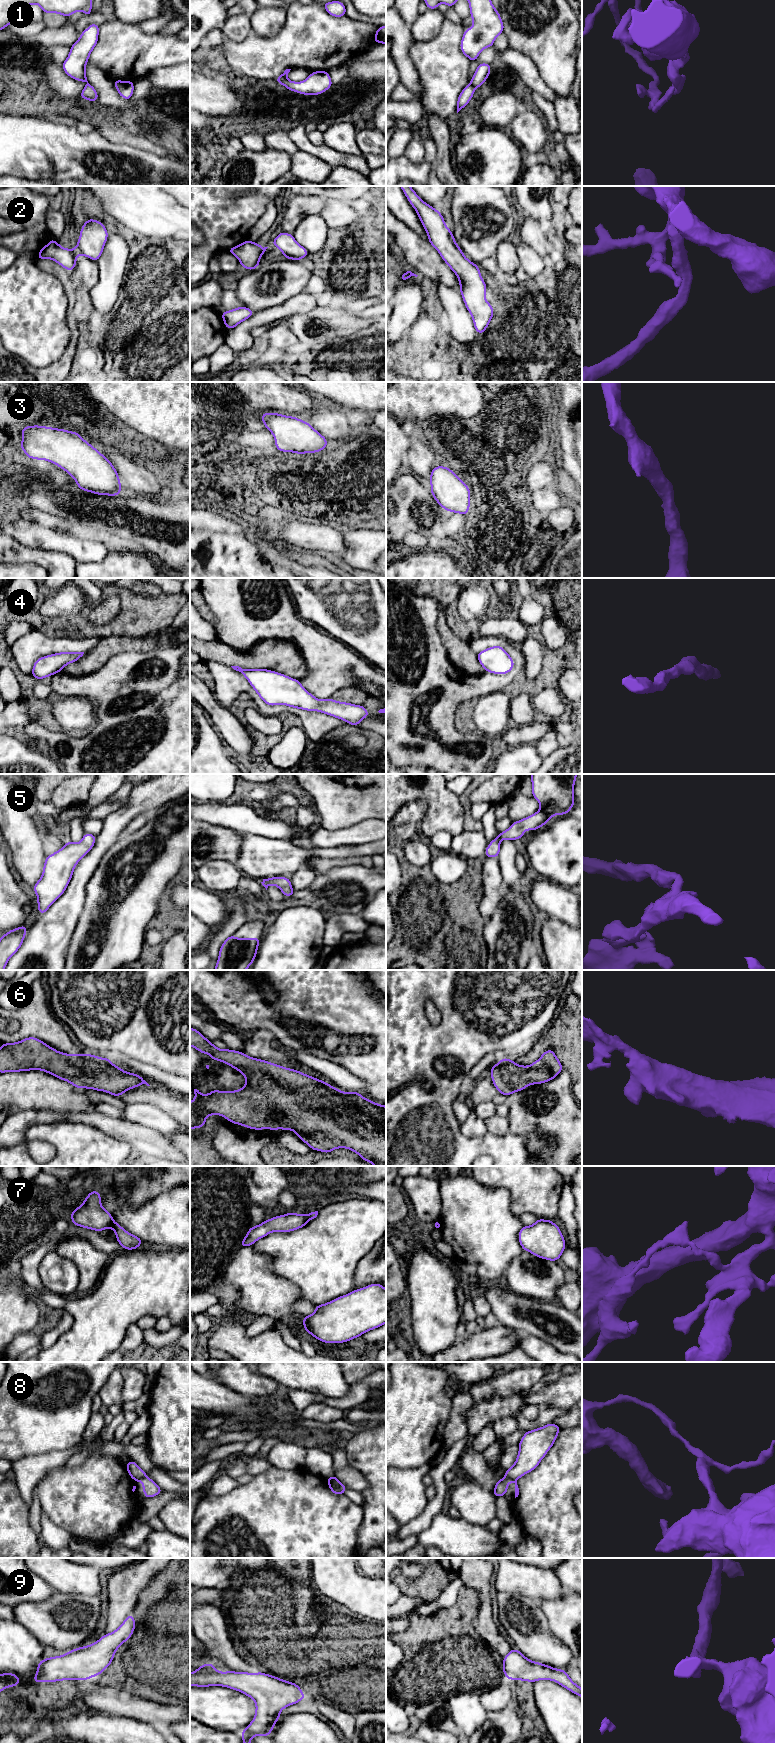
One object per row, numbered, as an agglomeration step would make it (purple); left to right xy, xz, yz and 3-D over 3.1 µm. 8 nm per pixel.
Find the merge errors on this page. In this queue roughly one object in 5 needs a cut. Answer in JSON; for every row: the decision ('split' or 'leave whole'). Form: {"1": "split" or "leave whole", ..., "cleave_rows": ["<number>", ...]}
{"1": "split", "2": "leave whole", "3": "leave whole", "4": "leave whole", "5": "leave whole", "6": "leave whole", "7": "split", "8": "split", "9": "leave whole", "cleave_rows": ["1", "7", "8"]}

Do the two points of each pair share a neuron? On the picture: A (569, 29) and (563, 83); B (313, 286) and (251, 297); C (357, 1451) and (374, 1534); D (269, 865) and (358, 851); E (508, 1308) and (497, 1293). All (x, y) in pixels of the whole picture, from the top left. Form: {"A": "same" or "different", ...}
{"A": "same", "B": "different", "C": "same", "D": "same", "E": "same"}

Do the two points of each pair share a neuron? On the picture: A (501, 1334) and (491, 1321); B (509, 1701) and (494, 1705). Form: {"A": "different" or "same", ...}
{"A": "different", "B": "same"}

